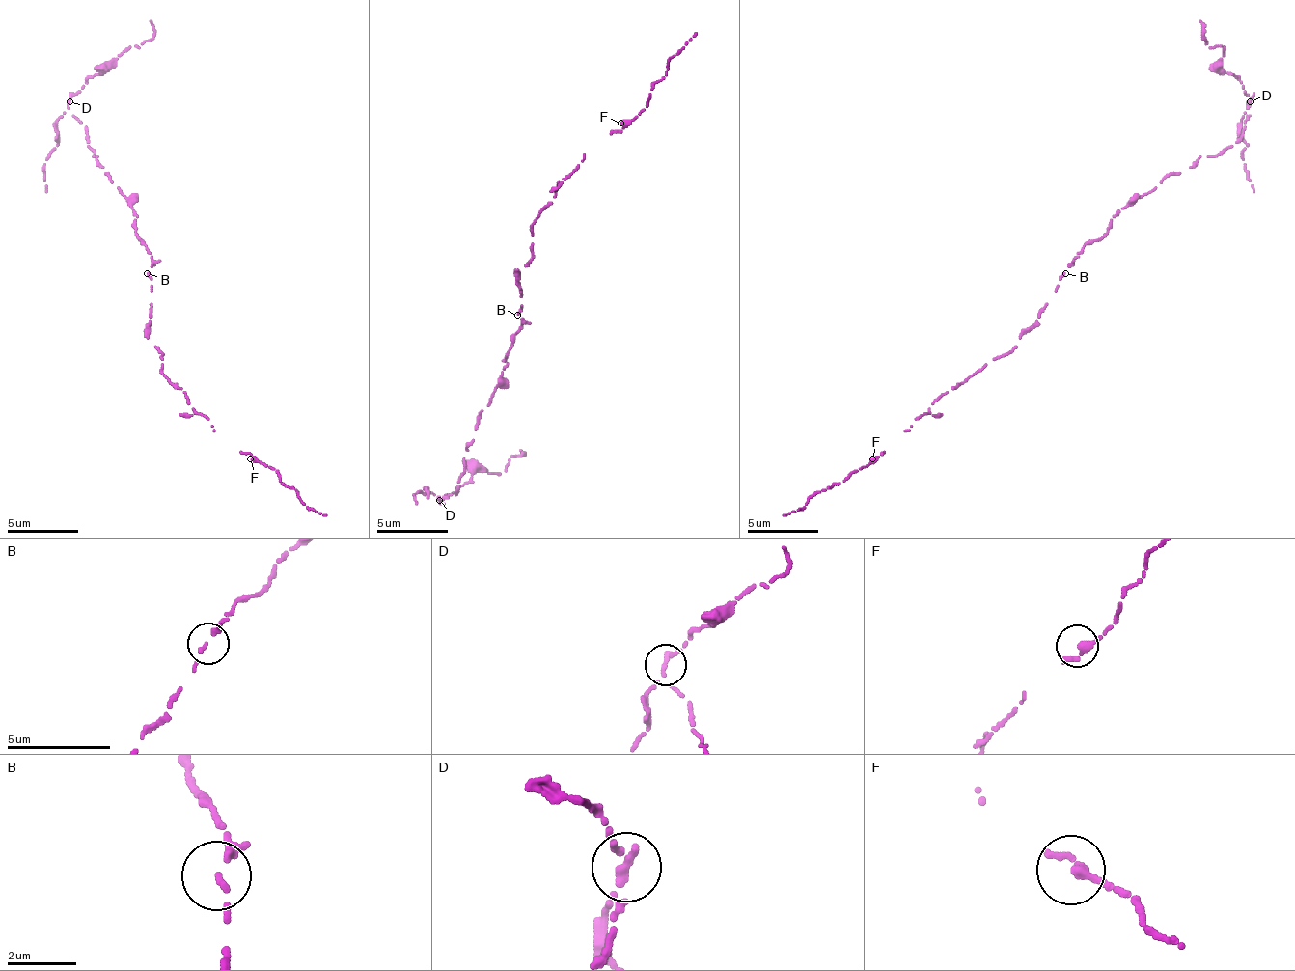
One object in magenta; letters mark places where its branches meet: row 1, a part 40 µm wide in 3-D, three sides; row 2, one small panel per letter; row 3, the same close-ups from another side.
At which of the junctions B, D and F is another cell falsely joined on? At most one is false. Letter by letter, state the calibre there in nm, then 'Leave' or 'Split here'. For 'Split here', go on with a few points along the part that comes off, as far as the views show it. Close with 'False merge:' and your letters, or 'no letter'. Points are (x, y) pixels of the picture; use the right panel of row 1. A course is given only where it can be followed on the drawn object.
B: Thickness 150 nm. Leave
D: Thickness 200 nm. Split here. Course of the part to remove: (1251, 102), (1244, 84), (1223, 69), (1223, 44), (1212, 48), (1204, 41), (1200, 20)
F: Thickness 260 nm. Leave
False merge: D

